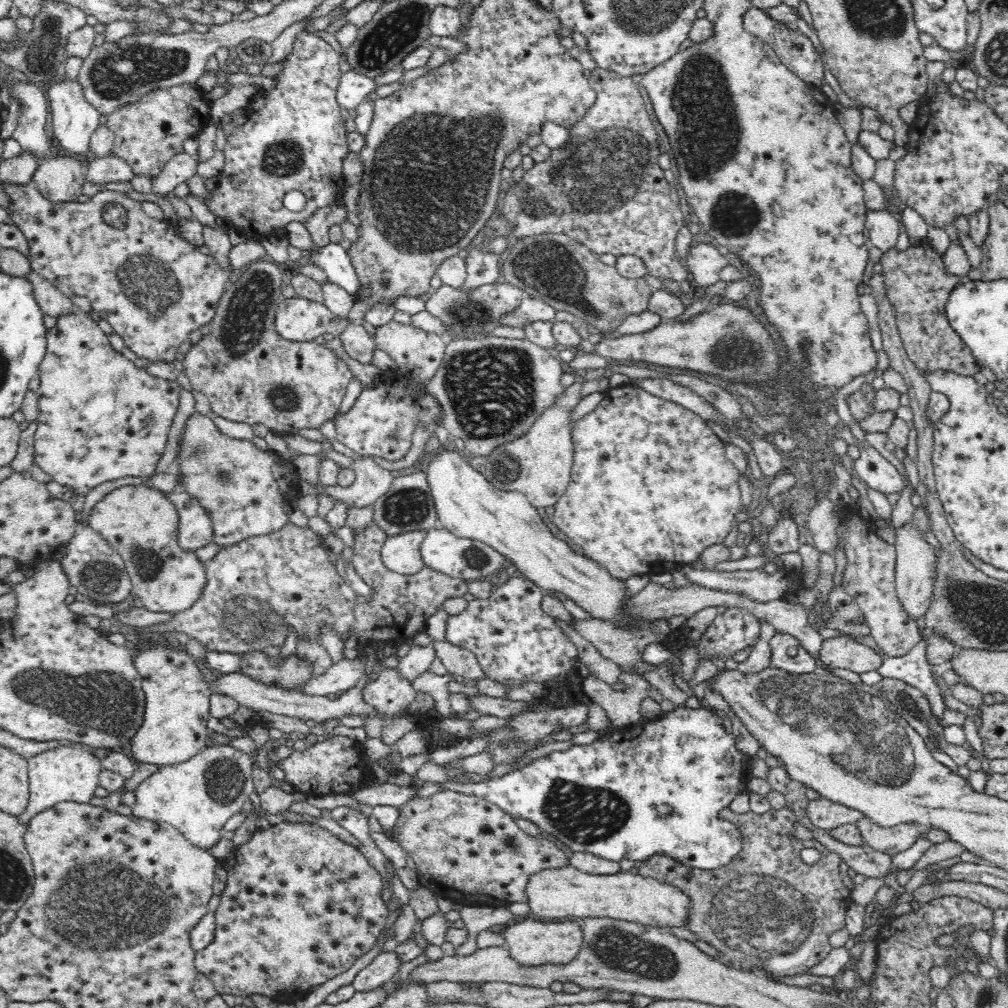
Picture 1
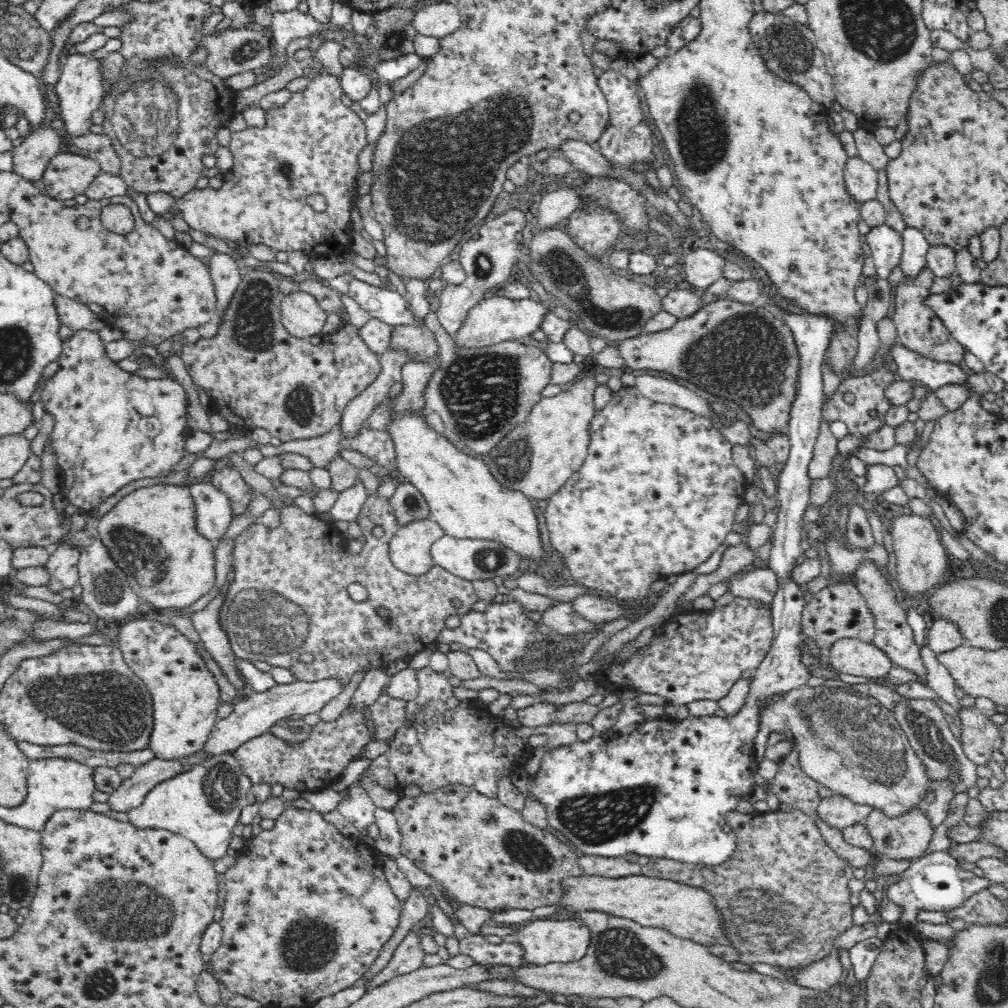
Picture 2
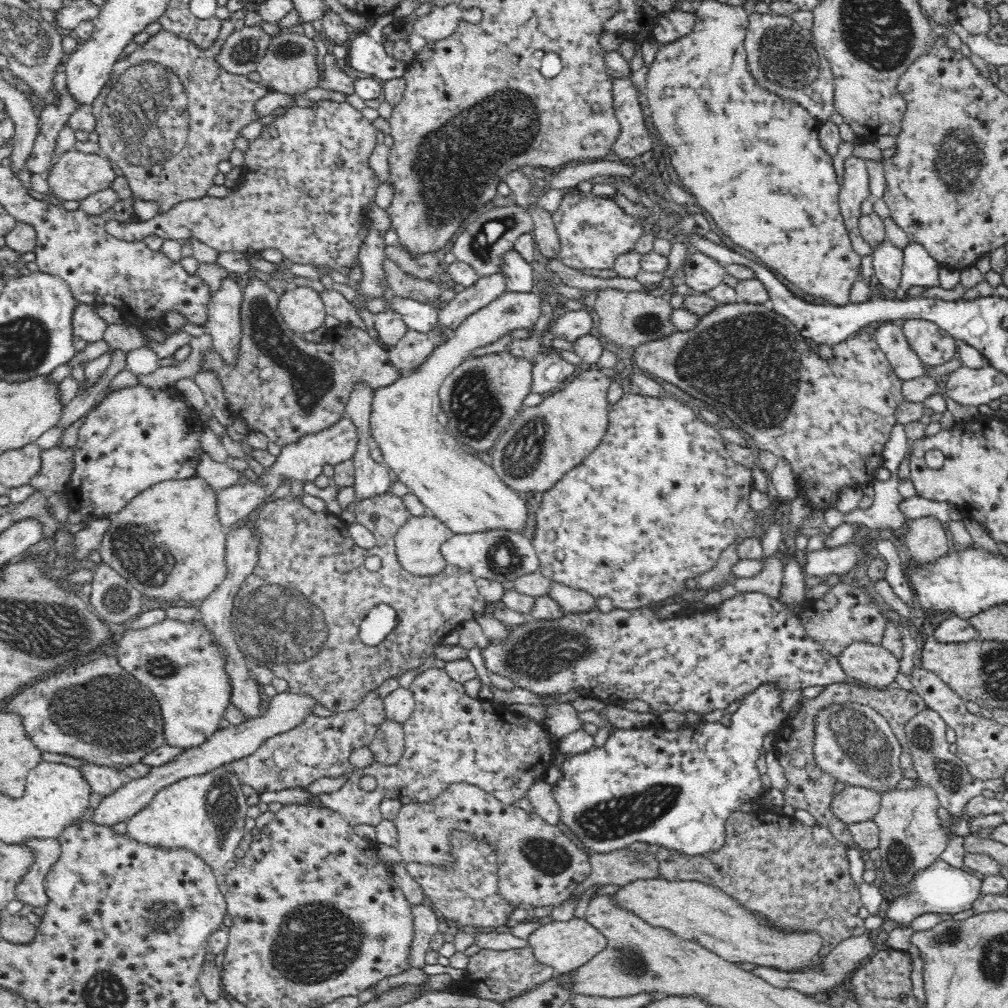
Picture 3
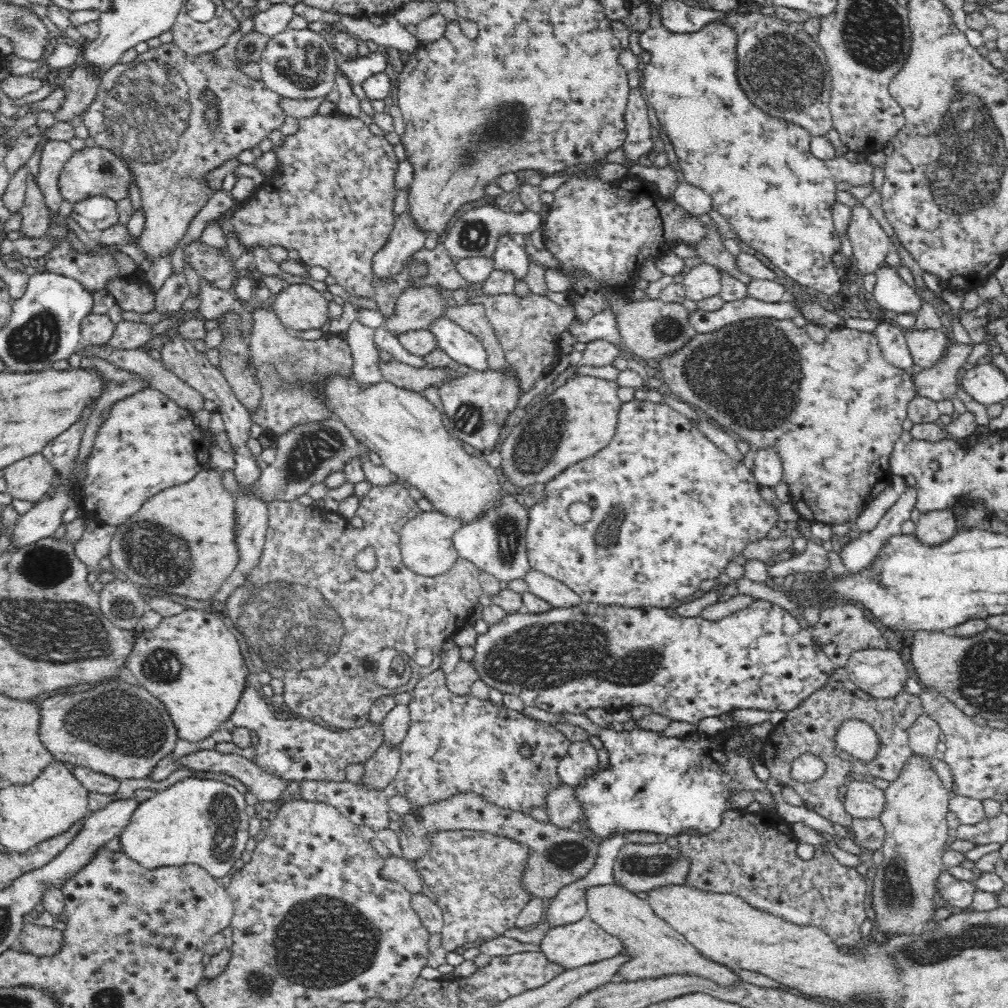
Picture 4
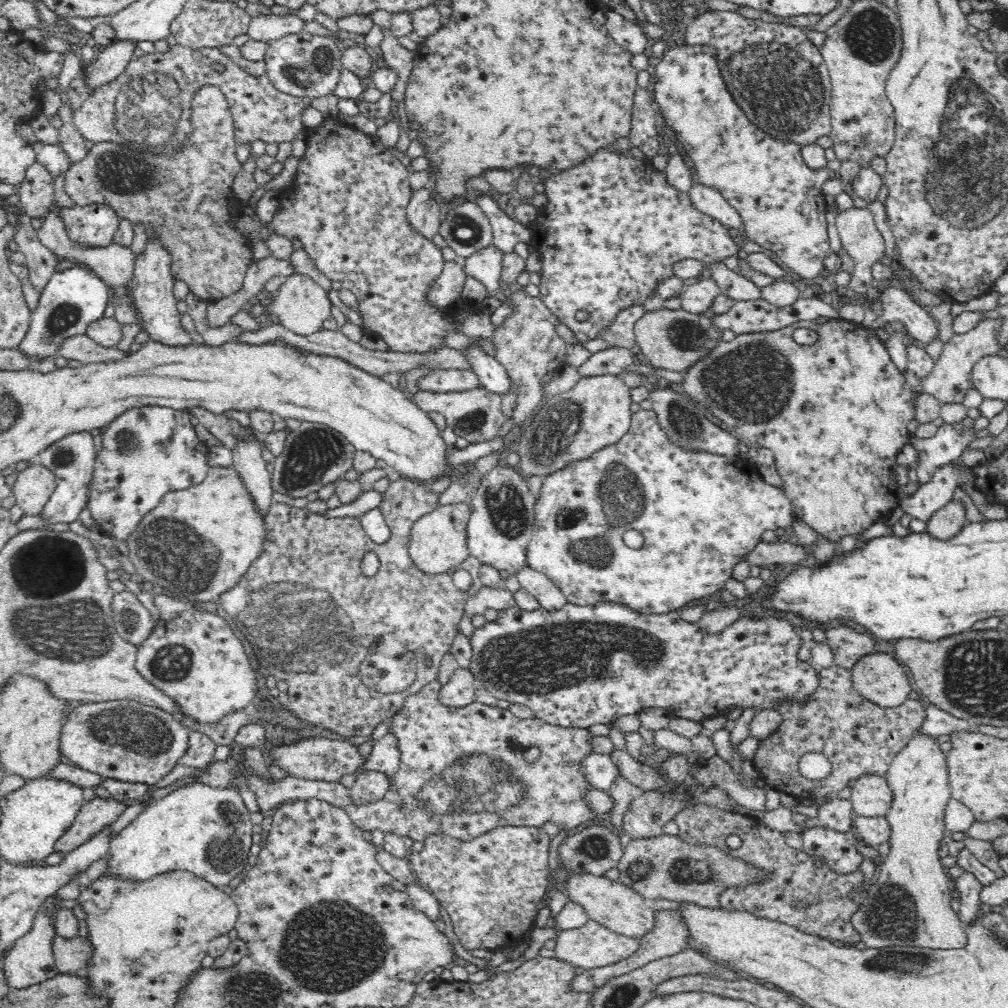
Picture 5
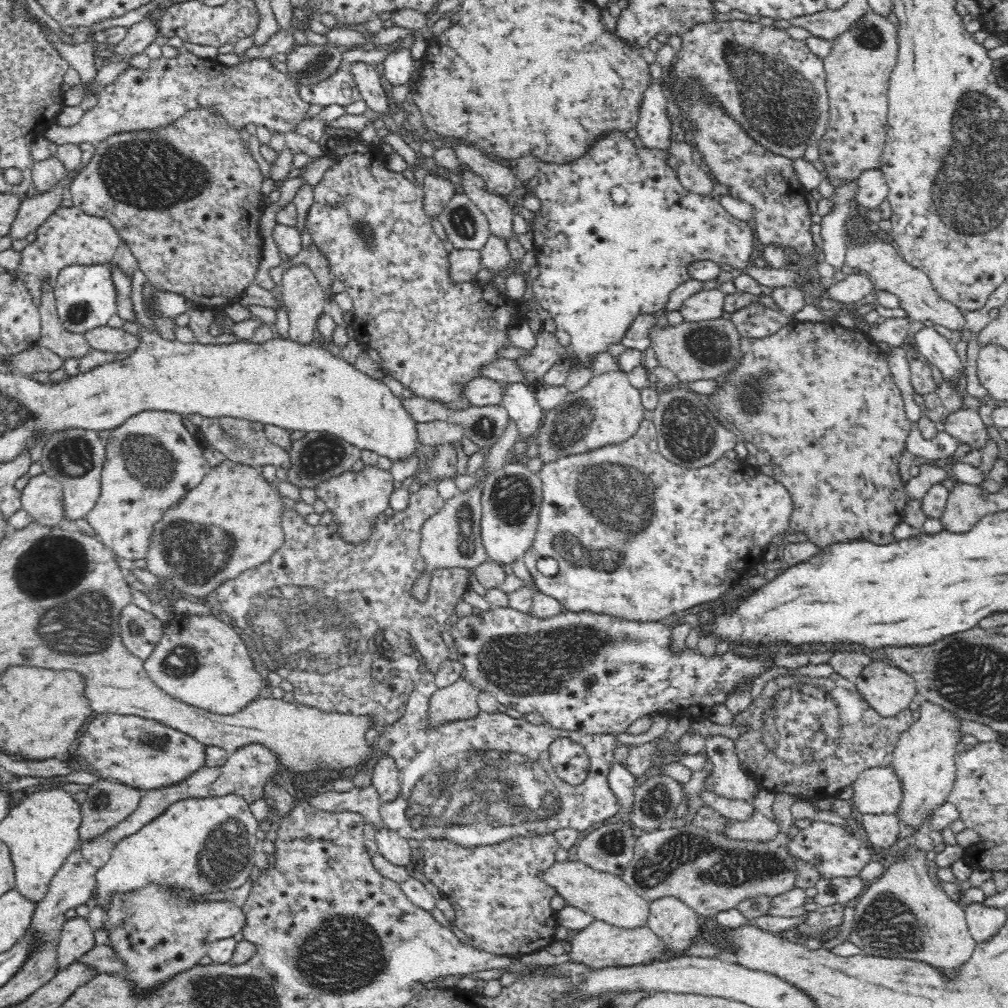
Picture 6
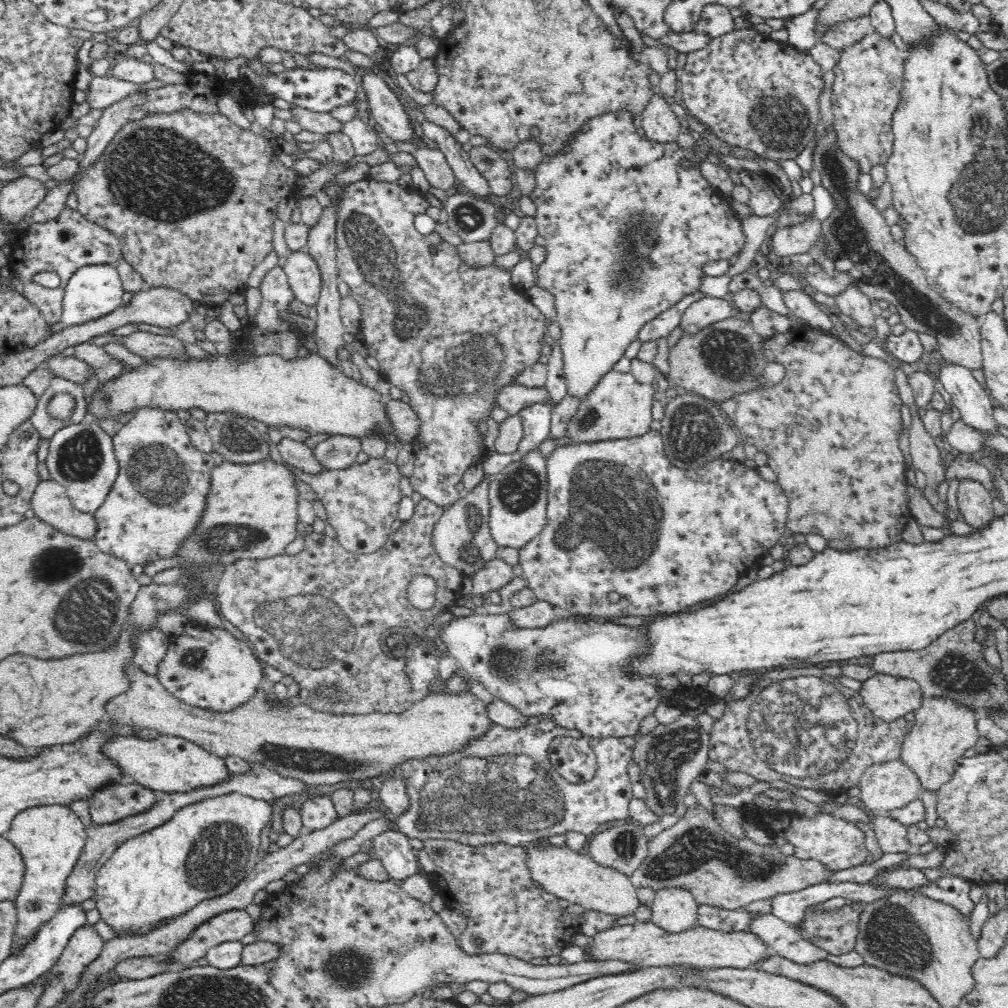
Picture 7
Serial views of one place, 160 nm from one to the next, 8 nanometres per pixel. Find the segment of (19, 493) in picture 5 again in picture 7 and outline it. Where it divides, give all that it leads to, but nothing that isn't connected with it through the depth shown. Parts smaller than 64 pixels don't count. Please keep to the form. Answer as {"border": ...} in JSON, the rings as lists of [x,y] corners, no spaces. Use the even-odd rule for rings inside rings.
{"border":[[[42,481],[38,483],[38,490],[34,492],[31,510],[34,511],[35,517],[54,527],[54,529],[58,529],[67,535],[74,535],[82,540],[95,540],[95,534],[98,529],[98,521],[96,521],[95,514],[84,514],[77,510],[66,495],[66,488],[58,484],[58,482]]]}

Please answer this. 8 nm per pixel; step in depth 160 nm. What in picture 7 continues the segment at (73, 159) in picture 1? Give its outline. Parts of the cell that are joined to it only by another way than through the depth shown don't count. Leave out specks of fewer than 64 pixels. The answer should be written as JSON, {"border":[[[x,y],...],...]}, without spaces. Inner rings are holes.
{"border":[[[180,108],[176,112],[154,112],[142,114],[125,124],[108,144],[97,162],[74,185],[77,209],[84,219],[96,223],[115,234],[121,244],[124,261],[140,274],[147,287],[167,287],[187,294],[194,302],[205,305],[221,305],[228,294],[243,293],[247,288],[248,276],[273,251],[272,237],[274,222],[278,219],[278,203],[281,198],[298,200],[297,184],[304,176],[294,168],[287,168],[279,160],[281,149],[277,143],[269,144],[264,134],[255,134],[250,128],[240,127],[226,115],[211,112],[196,112]]]}

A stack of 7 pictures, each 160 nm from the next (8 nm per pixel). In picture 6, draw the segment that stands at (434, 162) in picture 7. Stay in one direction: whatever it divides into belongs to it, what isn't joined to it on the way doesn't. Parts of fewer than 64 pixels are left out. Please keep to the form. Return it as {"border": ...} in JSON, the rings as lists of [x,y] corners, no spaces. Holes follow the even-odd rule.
{"border":[[[425,169],[424,176],[424,207],[430,218],[436,218],[443,207],[448,204],[452,195],[454,195],[454,184],[448,178],[435,175],[431,170]]]}

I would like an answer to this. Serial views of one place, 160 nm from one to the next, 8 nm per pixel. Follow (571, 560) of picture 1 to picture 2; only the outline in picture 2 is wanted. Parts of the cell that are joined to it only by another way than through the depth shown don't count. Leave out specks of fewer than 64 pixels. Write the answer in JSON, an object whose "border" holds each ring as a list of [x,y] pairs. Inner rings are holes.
{"border":[[[439,352],[426,360],[406,363],[401,372],[402,390],[387,400],[390,420],[386,422],[386,431],[394,443],[397,470],[406,483],[412,484],[424,496],[430,510],[429,520],[436,522],[446,535],[498,541],[502,546],[514,549],[522,558],[543,558],[538,520],[530,499],[522,492],[502,485],[480,458],[465,455],[450,435],[436,432],[426,422],[425,390],[440,363]]]}

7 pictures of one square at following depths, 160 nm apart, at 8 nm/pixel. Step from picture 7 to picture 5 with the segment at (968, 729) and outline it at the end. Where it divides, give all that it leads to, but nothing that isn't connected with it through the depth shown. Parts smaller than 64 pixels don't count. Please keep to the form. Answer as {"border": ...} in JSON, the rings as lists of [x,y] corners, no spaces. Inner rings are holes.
{"border":[[[916,730],[912,732],[912,738],[910,742],[896,754],[895,758],[890,764],[888,772],[885,774],[888,784],[893,792],[893,801],[889,811],[885,814],[887,821],[891,826],[891,835],[889,838],[890,850],[882,858],[881,865],[878,866],[878,872],[875,876],[872,884],[866,886],[862,895],[858,897],[859,908],[854,914],[852,914],[851,923],[854,929],[858,931],[860,935],[860,941],[862,941],[868,949],[879,949],[884,947],[914,947],[923,949],[961,949],[967,945],[967,933],[965,927],[959,919],[959,915],[954,911],[950,905],[950,898],[954,896],[953,883],[951,877],[946,872],[946,867],[940,862],[940,856],[938,852],[938,844],[942,840],[942,832],[944,832],[944,812],[948,801],[951,799],[951,790],[949,787],[949,774],[948,774],[948,753],[942,751],[940,743],[937,741],[936,736],[930,736]]]}

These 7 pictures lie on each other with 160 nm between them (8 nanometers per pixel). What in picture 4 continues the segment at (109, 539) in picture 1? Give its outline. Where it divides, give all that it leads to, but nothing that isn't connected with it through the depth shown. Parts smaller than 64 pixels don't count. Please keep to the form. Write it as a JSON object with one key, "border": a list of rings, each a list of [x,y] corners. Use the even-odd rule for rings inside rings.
{"border":[[[212,468],[202,469],[192,482],[186,482],[182,486],[174,486],[174,488],[166,488],[162,490],[160,494],[152,496],[150,500],[146,501],[146,504],[140,508],[138,514],[134,515],[124,526],[120,526],[116,529],[116,534],[112,537],[112,544],[110,544],[110,560],[115,570],[121,570],[130,578],[130,580],[138,587],[148,586],[160,591],[167,591],[172,594],[179,594],[180,596],[186,596],[188,598],[194,598],[194,600],[203,600],[209,602],[213,599],[213,596],[220,590],[223,582],[232,574],[232,571],[236,568],[238,561],[240,561],[240,547],[236,543],[236,500],[233,498],[233,494],[229,492],[223,483],[222,474],[218,470]]]}

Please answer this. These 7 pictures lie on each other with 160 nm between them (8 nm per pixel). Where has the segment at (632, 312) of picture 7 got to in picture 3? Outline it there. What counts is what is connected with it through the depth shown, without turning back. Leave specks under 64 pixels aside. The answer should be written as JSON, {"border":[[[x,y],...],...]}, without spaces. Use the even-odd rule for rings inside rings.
{"border":[[[574,188],[567,190],[553,213],[560,252],[558,259],[578,270],[612,270],[618,256],[633,250],[644,234],[644,224],[622,211],[614,195],[601,197],[582,194]]]}

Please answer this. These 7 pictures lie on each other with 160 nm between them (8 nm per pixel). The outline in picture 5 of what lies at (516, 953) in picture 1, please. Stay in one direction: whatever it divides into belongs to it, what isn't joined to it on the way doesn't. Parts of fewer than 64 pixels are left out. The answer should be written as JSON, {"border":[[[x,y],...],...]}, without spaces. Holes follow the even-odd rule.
{"border":[[[589,920],[584,926],[577,929],[561,930],[558,932],[555,948],[556,958],[570,963],[580,970],[594,970],[622,962],[634,954],[641,943],[641,937],[627,937],[618,934],[599,922]]]}

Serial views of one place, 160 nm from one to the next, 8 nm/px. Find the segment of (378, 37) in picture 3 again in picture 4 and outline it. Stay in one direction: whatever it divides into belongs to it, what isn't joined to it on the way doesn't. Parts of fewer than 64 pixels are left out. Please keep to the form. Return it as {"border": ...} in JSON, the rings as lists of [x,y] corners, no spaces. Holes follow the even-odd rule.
{"border":[[[380,52],[370,53],[367,57],[358,57],[358,60],[347,60],[339,67],[340,75],[348,80],[351,88],[360,87],[372,76],[385,72],[387,59]]]}

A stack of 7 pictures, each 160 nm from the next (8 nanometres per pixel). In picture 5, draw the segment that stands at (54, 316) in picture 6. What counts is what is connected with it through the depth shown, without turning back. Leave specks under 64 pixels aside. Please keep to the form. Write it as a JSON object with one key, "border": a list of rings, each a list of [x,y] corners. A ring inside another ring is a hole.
{"border":[[[26,213],[15,214],[17,231],[14,235],[17,250],[26,257],[26,265],[29,269],[29,282],[38,293],[44,292],[52,275],[56,272],[56,266],[60,262],[47,246],[37,237],[36,230],[30,223],[31,217]],[[76,334],[66,338],[60,346],[58,353],[67,360],[76,360],[79,363],[102,363],[110,360],[118,360],[125,355],[116,347],[106,348],[96,344],[87,334]]]}

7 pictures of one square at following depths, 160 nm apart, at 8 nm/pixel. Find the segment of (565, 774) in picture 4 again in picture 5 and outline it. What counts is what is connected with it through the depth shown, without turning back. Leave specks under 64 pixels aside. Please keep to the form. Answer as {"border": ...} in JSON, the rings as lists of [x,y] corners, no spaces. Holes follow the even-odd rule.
{"border":[[[592,753],[582,760],[582,772],[594,789],[609,791],[614,781],[621,776],[620,769],[614,765],[610,755]]]}

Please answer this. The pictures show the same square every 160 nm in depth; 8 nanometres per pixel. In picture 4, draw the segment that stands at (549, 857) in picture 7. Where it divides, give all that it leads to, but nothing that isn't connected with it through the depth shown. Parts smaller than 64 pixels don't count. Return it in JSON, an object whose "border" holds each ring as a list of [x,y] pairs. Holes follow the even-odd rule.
{"border":[[[614,883],[590,886],[586,888],[584,896],[588,916],[608,934],[622,939],[624,953],[632,956],[632,960],[624,963],[624,968],[620,968],[615,980],[634,982],[676,974],[692,974],[706,977],[724,987],[732,987],[741,982],[728,967],[715,961],[709,962],[682,934],[656,916],[647,899],[643,900],[636,893]]]}

